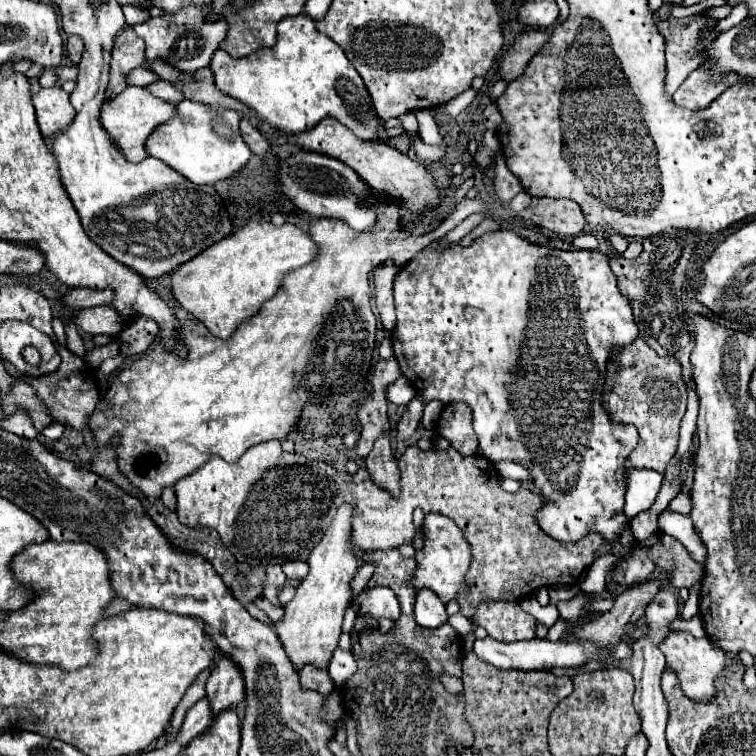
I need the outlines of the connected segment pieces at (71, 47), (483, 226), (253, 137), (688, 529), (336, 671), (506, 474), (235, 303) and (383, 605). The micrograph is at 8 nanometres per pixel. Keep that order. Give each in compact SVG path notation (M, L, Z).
M69 36L65 46L65 58L69 58L73 64L79 64L81 50L83 50L83 40L79 36Z
M489 218L489 220L483 220L477 228L473 228L461 242L459 242L459 246L469 246L475 238L479 238L479 236L483 236L485 232L491 232L491 230L499 230L499 222L497 220L493 220L493 218Z
M247 118L241 120L241 136L245 140L245 144L251 148L253 154L265 154L269 150L269 142L267 138L257 130L257 126L253 126Z
M665 510L659 516L659 530L663 534L673 536L677 542L681 542L685 546L685 550L689 552L689 556L699 562L701 566L705 566L705 558L707 558L707 550L705 544L701 542L699 534L693 528L693 522L689 516L683 516L679 512L671 512Z
M337 648L333 652L331 664L329 664L327 670L329 670L331 678L335 680L335 686L343 686L345 680L349 676L353 676L353 672L357 670L357 664L355 664L355 660L353 660L351 654L347 654L341 648Z
M511 461L494 463L496 472L502 478L513 478L513 480L529 480L529 472L523 466Z
M251 222L209 246L197 254L197 258L181 264L171 274L171 292L187 314L201 320L211 334L225 340L243 320L251 318L265 300L273 298L287 270L305 266L315 256L315 242L297 226L283 224L277 228L271 222Z
M373 588L373 590L361 592L355 598L353 608L357 614L373 616L373 618L387 618L391 622L395 622L401 614L399 602L391 588Z

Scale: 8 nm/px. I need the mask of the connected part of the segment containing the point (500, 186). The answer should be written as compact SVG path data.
M499 152L497 160L495 160L495 192L501 198L503 204L509 204L513 200L515 194L519 194L523 188L517 182L517 178L509 172L503 154Z

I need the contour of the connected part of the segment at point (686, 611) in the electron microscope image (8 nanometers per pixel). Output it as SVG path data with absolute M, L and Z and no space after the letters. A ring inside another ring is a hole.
M701 584L689 588L689 598L687 598L685 606L683 606L683 618L691 618L691 616L695 616L699 612L699 592L701 592L699 588L701 588Z

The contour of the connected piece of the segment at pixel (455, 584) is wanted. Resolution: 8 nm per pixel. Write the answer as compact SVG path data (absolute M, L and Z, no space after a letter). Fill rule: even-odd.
M427 514L423 520L423 548L417 550L415 560L417 560L417 568L415 568L415 576L411 580L411 584L419 590L419 588L429 588L433 590L443 602L455 600L459 596L459 592L465 588L463 586L463 578L469 570L469 562L471 562L471 550L469 544L463 536L463 532L453 524L453 520L449 520L443 514Z

